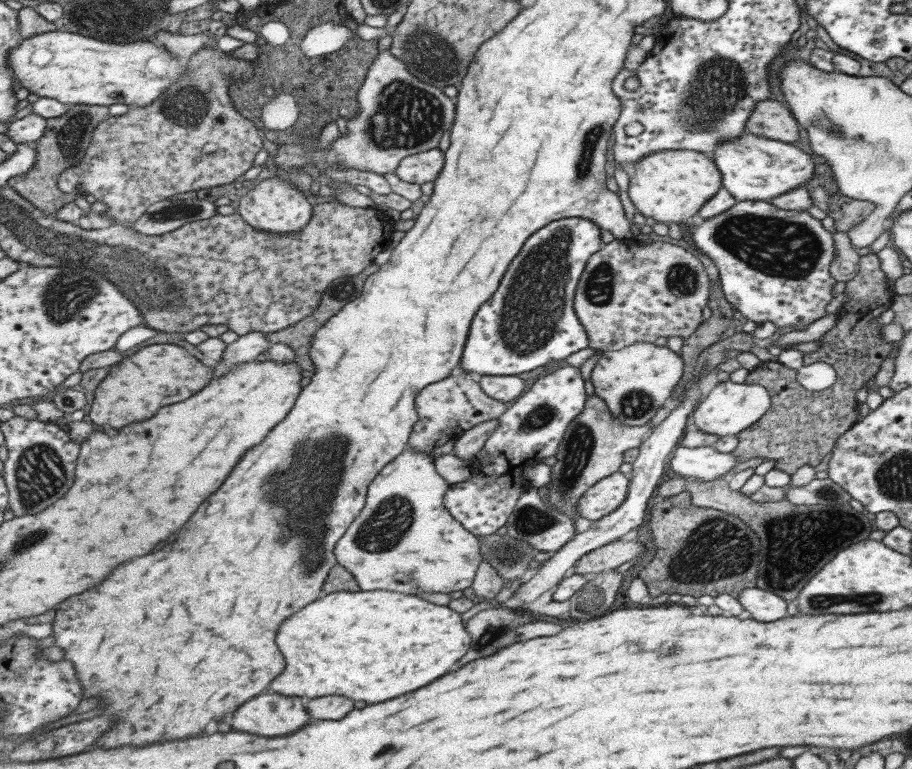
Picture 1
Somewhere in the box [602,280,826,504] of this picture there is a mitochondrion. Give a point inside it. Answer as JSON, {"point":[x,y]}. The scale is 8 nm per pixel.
{"point":[637,403]}

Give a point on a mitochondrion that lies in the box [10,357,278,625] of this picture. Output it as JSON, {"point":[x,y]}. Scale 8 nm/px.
{"point":[41,473]}

